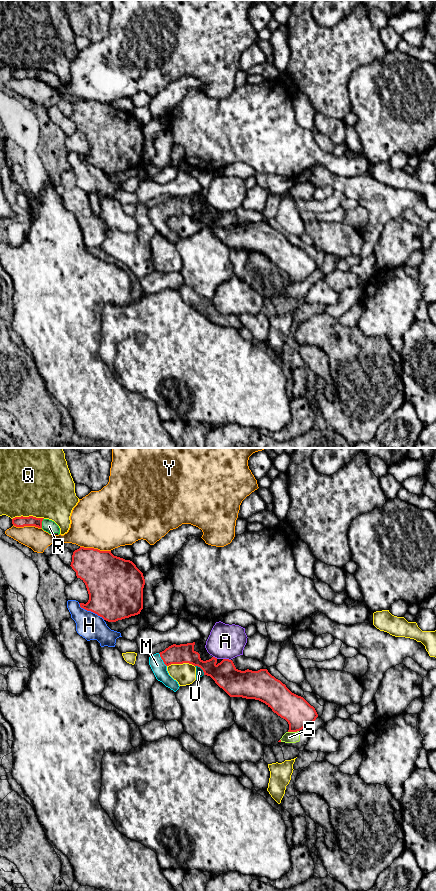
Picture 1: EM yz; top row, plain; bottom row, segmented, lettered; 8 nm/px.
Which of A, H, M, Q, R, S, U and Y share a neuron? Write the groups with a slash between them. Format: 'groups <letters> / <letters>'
groups A / H / M R / Q U / S / Y

